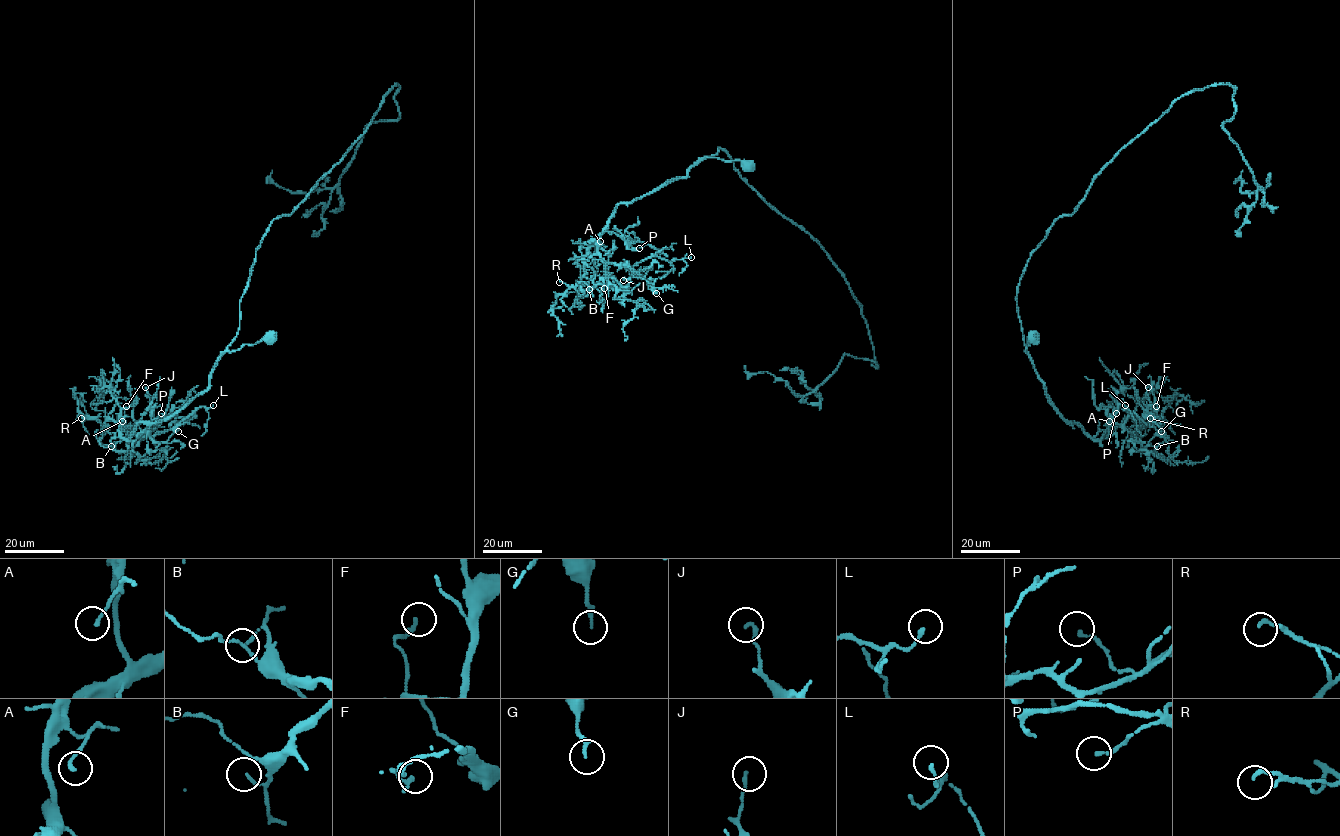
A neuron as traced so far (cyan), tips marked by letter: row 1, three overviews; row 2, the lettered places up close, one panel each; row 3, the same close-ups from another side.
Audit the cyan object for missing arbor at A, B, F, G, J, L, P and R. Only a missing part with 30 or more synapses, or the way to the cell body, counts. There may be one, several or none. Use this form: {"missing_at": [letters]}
{"missing_at": []}

